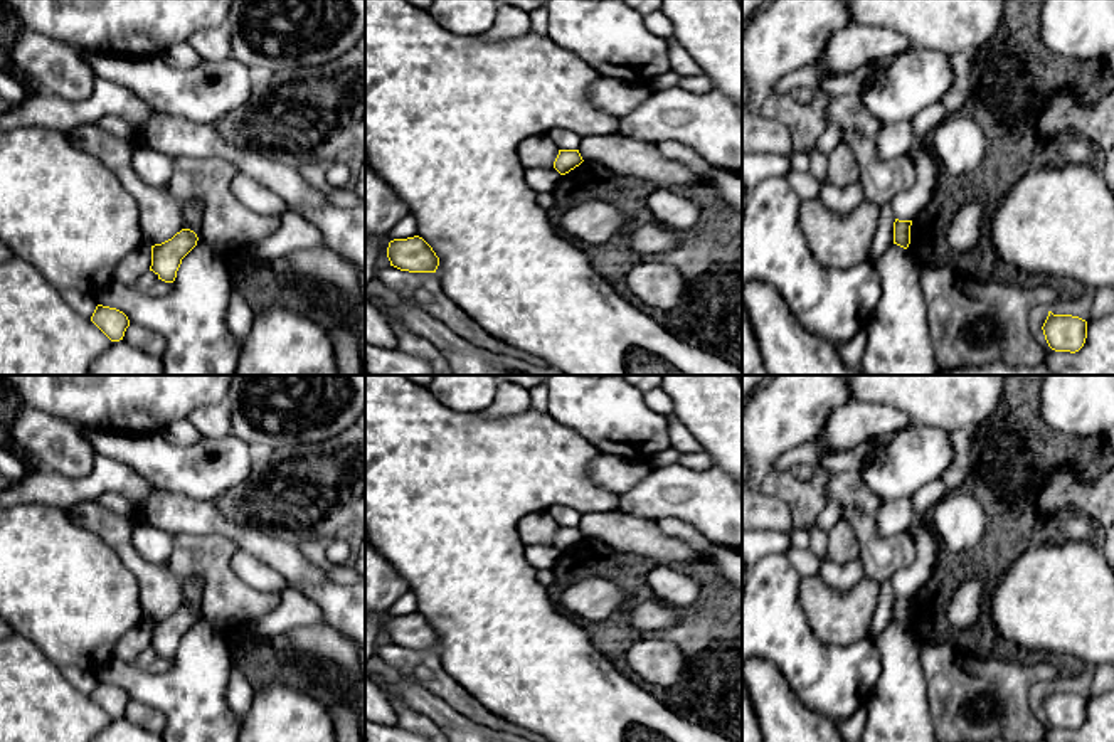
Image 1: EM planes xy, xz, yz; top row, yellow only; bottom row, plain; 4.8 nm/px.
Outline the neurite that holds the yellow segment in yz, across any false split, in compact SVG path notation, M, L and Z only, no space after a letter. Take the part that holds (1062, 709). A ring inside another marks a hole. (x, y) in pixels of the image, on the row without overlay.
M1072 692L1048 693L1042 703L1048 723L1055 729L1079 729L1087 715L1087 698Z

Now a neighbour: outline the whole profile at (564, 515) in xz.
M550 506L549 515L557 522L559 527L579 527L582 513L570 506Z

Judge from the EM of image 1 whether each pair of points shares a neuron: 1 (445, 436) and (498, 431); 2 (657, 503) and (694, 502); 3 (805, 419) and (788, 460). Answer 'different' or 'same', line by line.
1: same
2: same
3: different

